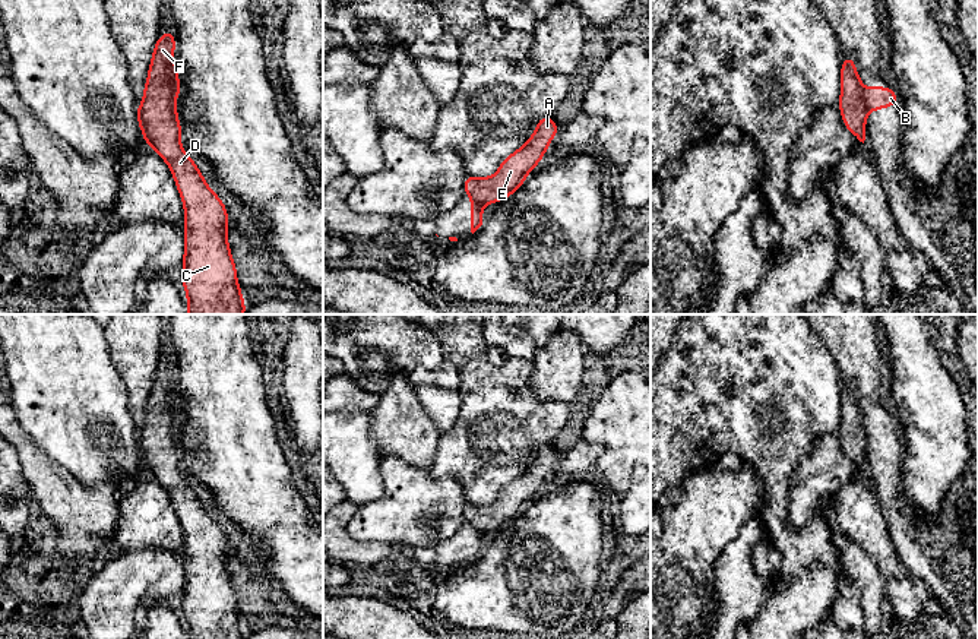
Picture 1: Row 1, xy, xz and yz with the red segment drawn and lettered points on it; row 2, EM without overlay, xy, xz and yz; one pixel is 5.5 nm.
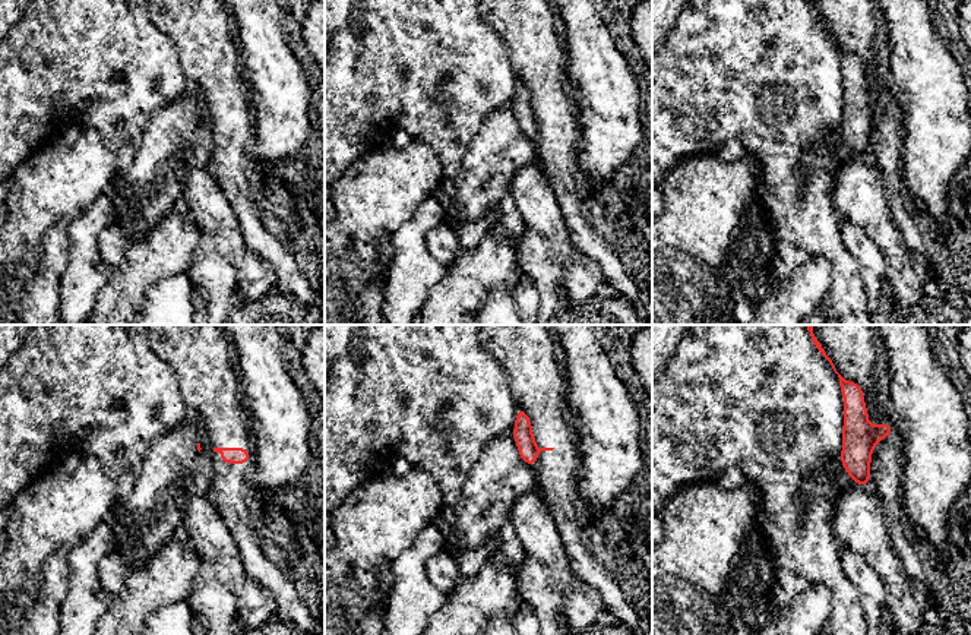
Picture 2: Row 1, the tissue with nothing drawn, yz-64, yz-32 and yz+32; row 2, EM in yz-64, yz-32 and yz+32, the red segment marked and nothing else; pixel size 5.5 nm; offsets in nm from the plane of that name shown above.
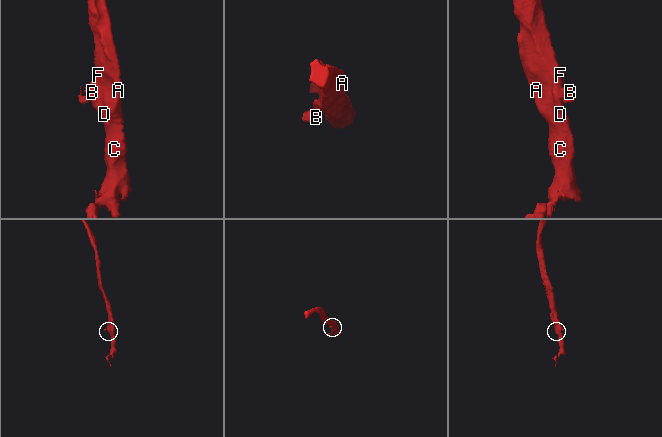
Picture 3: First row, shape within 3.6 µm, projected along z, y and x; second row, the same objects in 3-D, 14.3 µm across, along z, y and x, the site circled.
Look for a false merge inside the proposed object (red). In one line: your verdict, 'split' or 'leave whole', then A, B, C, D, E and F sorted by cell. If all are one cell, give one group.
split; A C D E F / B

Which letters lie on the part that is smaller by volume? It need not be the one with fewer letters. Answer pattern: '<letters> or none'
B

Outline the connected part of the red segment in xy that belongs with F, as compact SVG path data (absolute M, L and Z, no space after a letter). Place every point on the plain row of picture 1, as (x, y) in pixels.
M173 357L159 363L143 417L143 427L136 437L139 455L143 466L170 494L175 513L183 528L184 535L184 583L183 583L183 602L181 610L187 623L187 639L246 639L246 629L243 627L241 616L237 608L235 591L228 573L228 538L219 523L211 518L205 504L199 499L196 490L183 478L181 452L177 443L177 424L183 414L178 411L177 389L171 389L175 382L175 366Z

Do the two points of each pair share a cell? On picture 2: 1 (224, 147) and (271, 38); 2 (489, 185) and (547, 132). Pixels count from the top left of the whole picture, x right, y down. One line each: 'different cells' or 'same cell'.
1: different cells
2: different cells

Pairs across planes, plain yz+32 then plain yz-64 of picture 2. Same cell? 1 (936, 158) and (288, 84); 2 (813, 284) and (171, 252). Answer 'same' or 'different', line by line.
1: same
2: same

